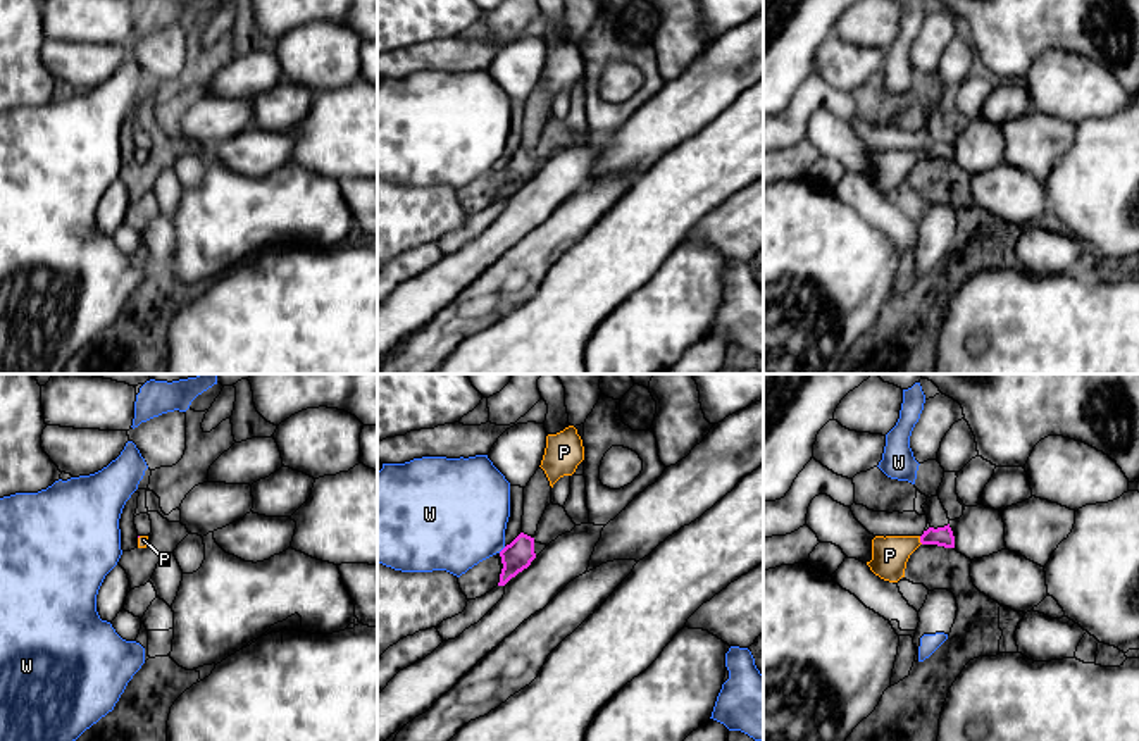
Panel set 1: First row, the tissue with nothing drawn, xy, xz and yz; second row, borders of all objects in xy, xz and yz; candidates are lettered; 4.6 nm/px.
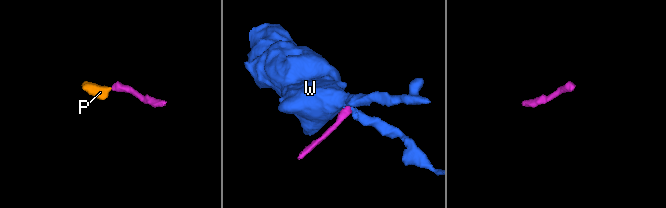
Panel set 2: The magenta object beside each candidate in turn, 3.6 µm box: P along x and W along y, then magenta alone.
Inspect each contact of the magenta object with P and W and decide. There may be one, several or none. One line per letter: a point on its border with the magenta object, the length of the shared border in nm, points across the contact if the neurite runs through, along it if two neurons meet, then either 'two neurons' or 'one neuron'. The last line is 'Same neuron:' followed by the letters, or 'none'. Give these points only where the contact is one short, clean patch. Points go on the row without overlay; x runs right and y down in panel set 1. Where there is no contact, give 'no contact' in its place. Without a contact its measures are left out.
P: contact yz (921, 154); length 40 nm; way yz (943, 150), (921, 154), (900, 161), (890, 169); one neuron
W: contact xz (504, 162); length 50 nm; border xz (505, 161), (498, 166); two neurons
Same neuron: P

